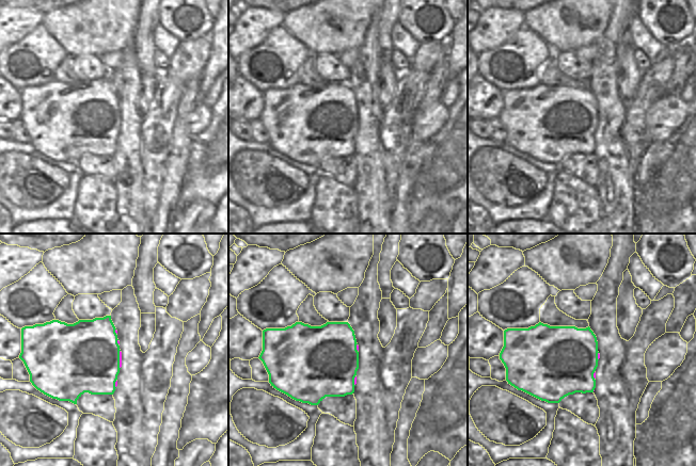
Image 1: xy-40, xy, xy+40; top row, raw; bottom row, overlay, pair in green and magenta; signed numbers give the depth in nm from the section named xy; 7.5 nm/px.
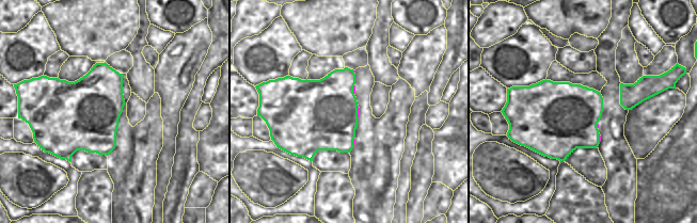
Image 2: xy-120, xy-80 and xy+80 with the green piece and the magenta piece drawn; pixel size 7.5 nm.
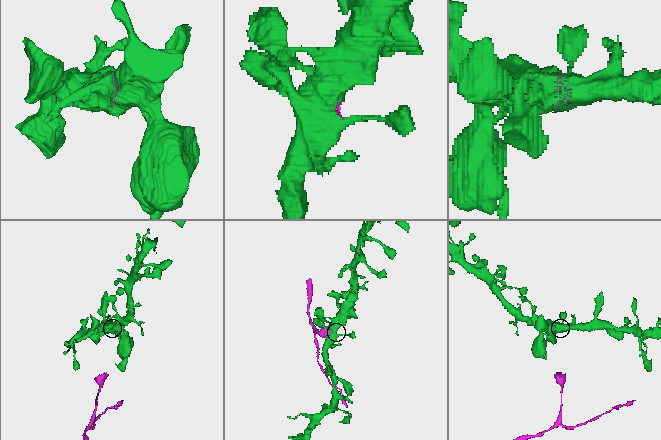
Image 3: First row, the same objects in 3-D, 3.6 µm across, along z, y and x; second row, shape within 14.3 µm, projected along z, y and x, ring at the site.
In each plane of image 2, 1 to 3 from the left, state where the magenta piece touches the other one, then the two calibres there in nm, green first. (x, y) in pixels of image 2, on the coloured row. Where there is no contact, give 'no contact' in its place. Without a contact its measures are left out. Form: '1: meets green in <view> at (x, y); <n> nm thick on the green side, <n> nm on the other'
1: no contact
2: meets green in xy-80 at (357, 112); 500 nm thick on the green side, 20 nm on the other
3: meets green in xy+80 at (598, 139); 400 nm thick on the green side, 20 nm on the other

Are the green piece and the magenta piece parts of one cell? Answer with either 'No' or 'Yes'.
Yes.

